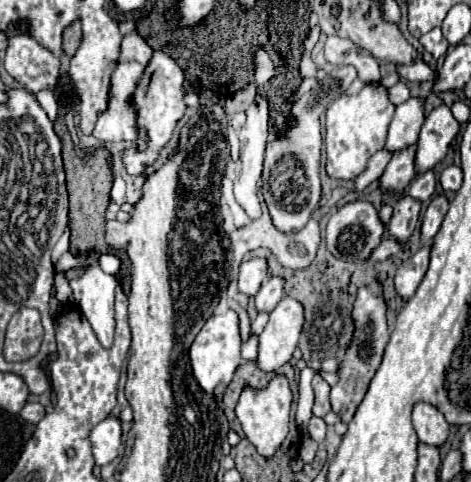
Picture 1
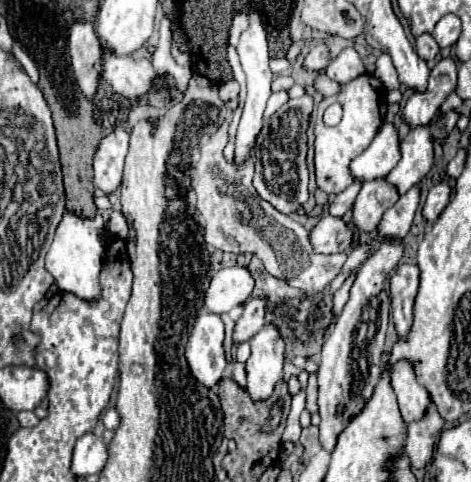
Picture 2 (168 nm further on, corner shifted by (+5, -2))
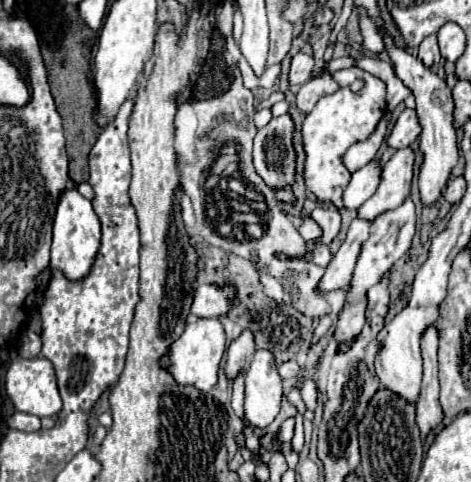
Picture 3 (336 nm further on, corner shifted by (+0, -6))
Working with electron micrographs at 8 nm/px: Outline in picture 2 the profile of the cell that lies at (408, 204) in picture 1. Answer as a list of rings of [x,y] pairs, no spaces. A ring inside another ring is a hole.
[[[402,242],[382,244],[356,272],[350,288],[350,298],[338,316],[330,336],[326,338],[320,354],[318,368],[318,406],[320,418],[318,440],[326,452],[332,452],[340,432],[358,416],[366,402],[372,398],[374,388],[380,380],[380,356],[384,352],[384,334],[388,328],[390,296],[386,294],[384,282],[388,274],[398,266],[402,258]]]

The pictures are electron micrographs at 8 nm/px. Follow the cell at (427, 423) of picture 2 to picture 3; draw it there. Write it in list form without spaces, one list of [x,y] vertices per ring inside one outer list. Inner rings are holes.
[[[427,326],[421,338],[421,356],[423,356],[423,386],[417,402],[417,426],[421,438],[443,422],[443,408],[439,404],[439,382],[437,382],[437,330]]]

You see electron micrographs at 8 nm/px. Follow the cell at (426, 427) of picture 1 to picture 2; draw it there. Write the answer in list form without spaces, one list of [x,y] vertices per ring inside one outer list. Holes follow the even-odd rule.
[[[384,352],[382,354],[382,374],[390,376],[390,384],[398,398],[398,406],[400,406],[404,424],[410,424],[422,418],[428,406],[428,392],[418,382],[414,366],[408,360],[398,360],[396,364],[390,364],[390,354]]]

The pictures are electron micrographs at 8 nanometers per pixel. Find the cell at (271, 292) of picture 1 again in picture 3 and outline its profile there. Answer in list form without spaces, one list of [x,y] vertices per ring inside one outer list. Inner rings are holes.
[[[243,330],[239,338],[235,338],[227,348],[227,378],[235,378],[241,368],[247,368],[251,364],[255,352],[255,336],[251,330]]]

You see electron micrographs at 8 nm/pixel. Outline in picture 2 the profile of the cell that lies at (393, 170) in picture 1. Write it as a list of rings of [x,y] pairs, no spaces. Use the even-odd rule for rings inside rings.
[[[386,180],[366,182],[352,206],[352,226],[360,234],[372,234],[382,218],[382,214],[394,206],[398,192]]]

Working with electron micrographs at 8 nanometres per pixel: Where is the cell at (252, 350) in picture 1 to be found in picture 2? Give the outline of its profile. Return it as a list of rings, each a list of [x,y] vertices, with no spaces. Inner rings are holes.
[[[232,362],[232,378],[234,382],[240,386],[240,388],[246,388],[246,370],[244,370],[244,364],[240,362]]]

